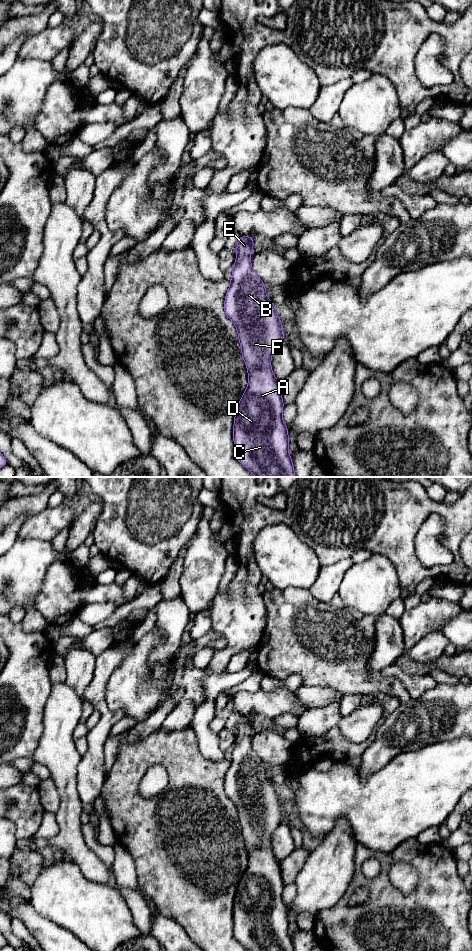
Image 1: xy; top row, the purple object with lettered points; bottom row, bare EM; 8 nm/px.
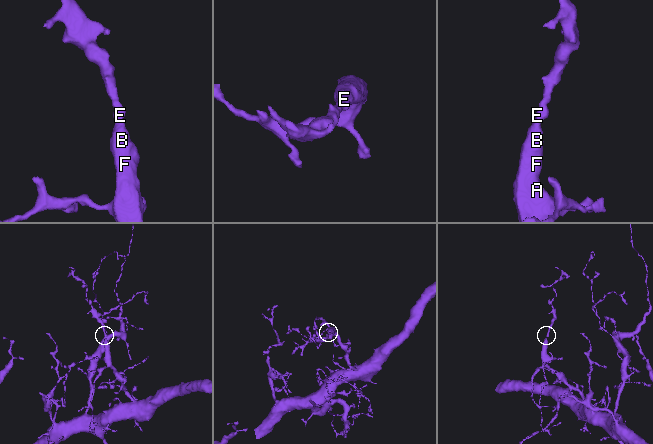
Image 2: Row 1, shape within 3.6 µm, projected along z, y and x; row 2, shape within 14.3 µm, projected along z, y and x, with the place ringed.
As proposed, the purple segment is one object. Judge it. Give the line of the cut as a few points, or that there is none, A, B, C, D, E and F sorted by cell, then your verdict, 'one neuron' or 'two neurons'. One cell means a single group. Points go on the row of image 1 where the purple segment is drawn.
no cut | A B C D E F | one neuron

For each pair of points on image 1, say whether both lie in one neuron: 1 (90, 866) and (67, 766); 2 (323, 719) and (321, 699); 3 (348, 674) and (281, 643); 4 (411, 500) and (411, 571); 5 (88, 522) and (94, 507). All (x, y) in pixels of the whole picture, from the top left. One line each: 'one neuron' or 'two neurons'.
1: one neuron
2: two neurons
3: one neuron
4: one neuron
5: one neuron

